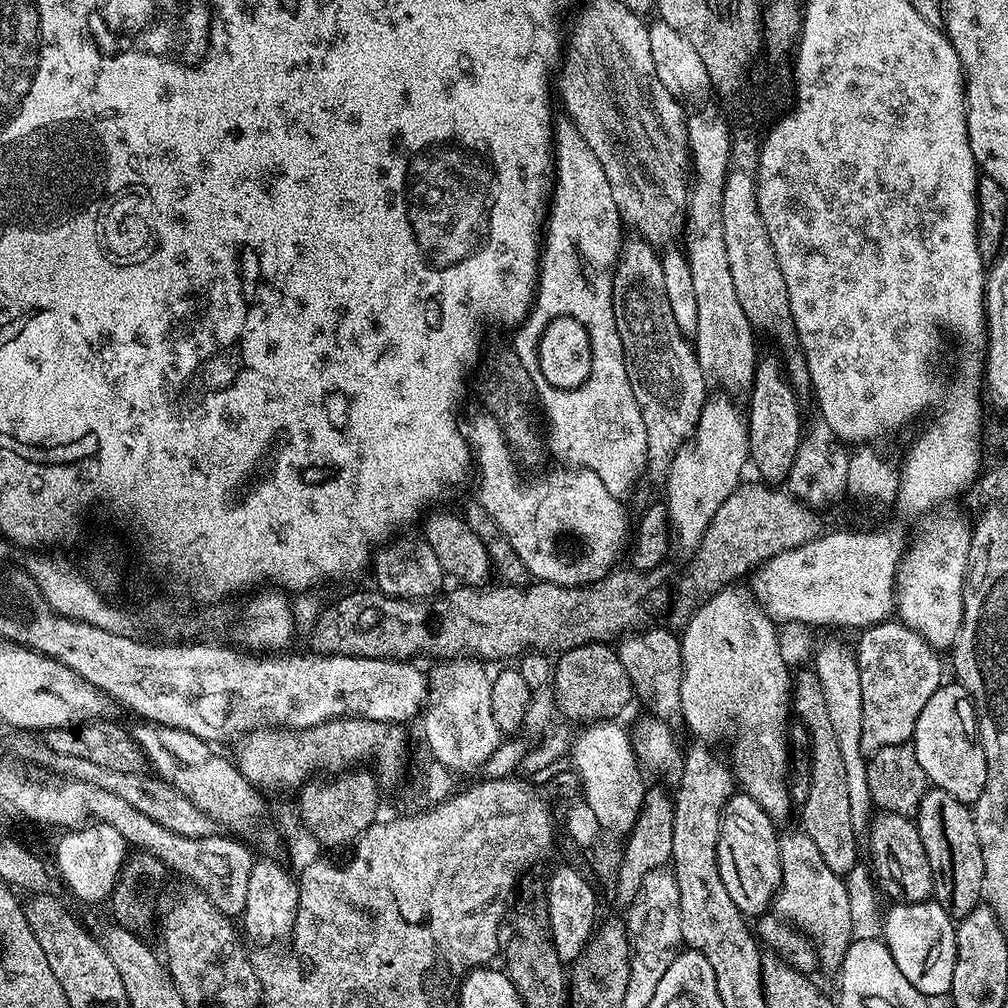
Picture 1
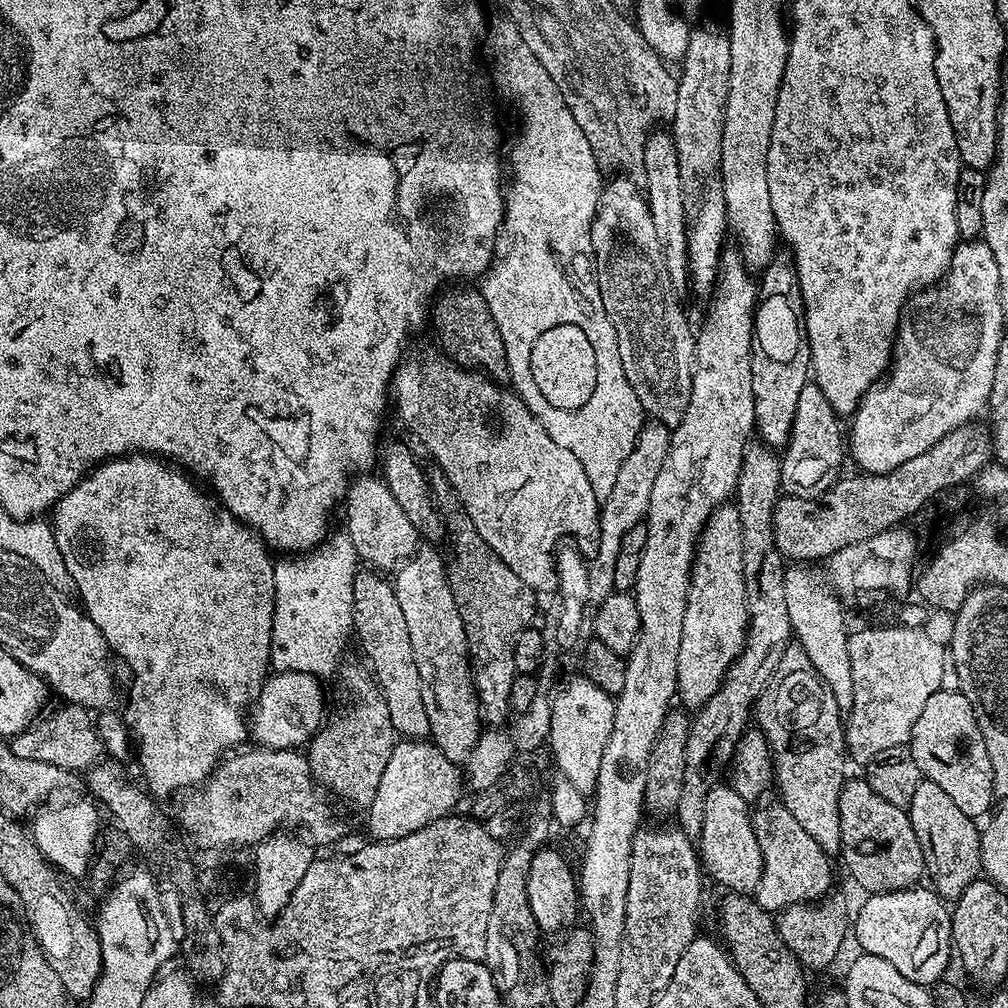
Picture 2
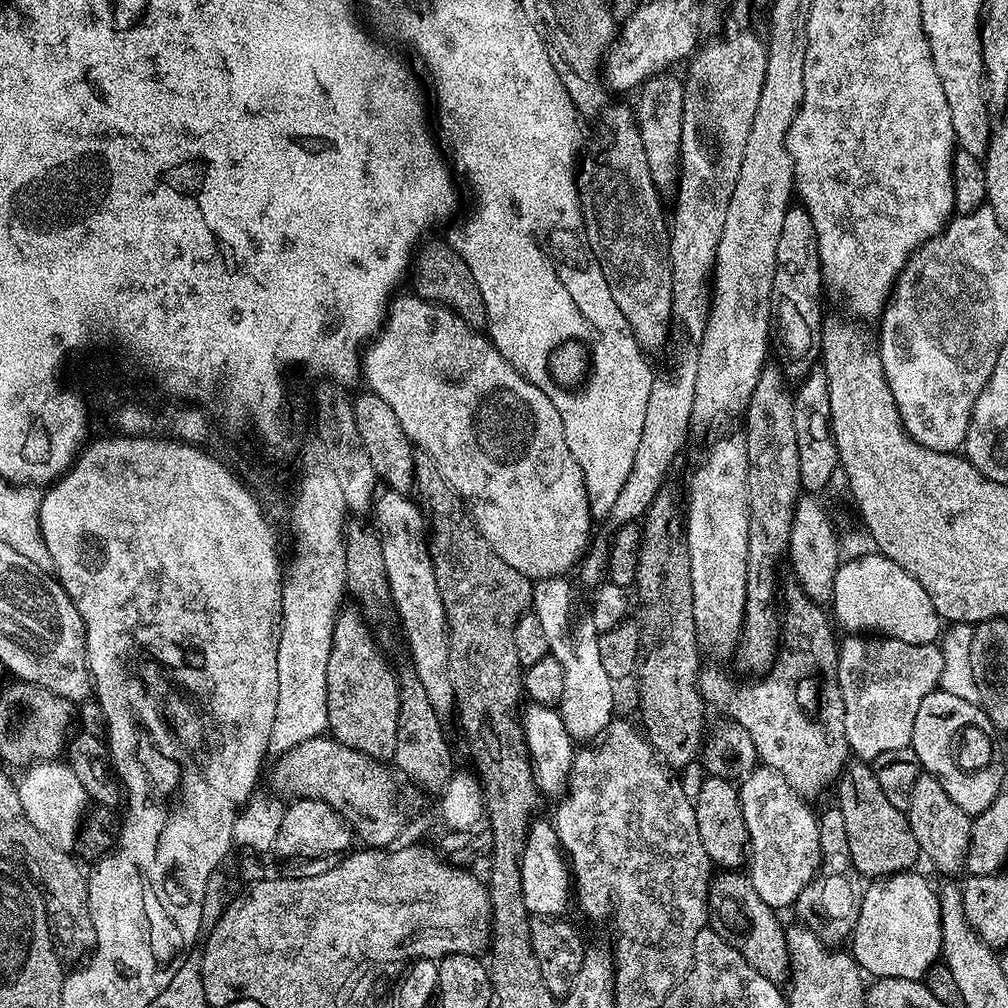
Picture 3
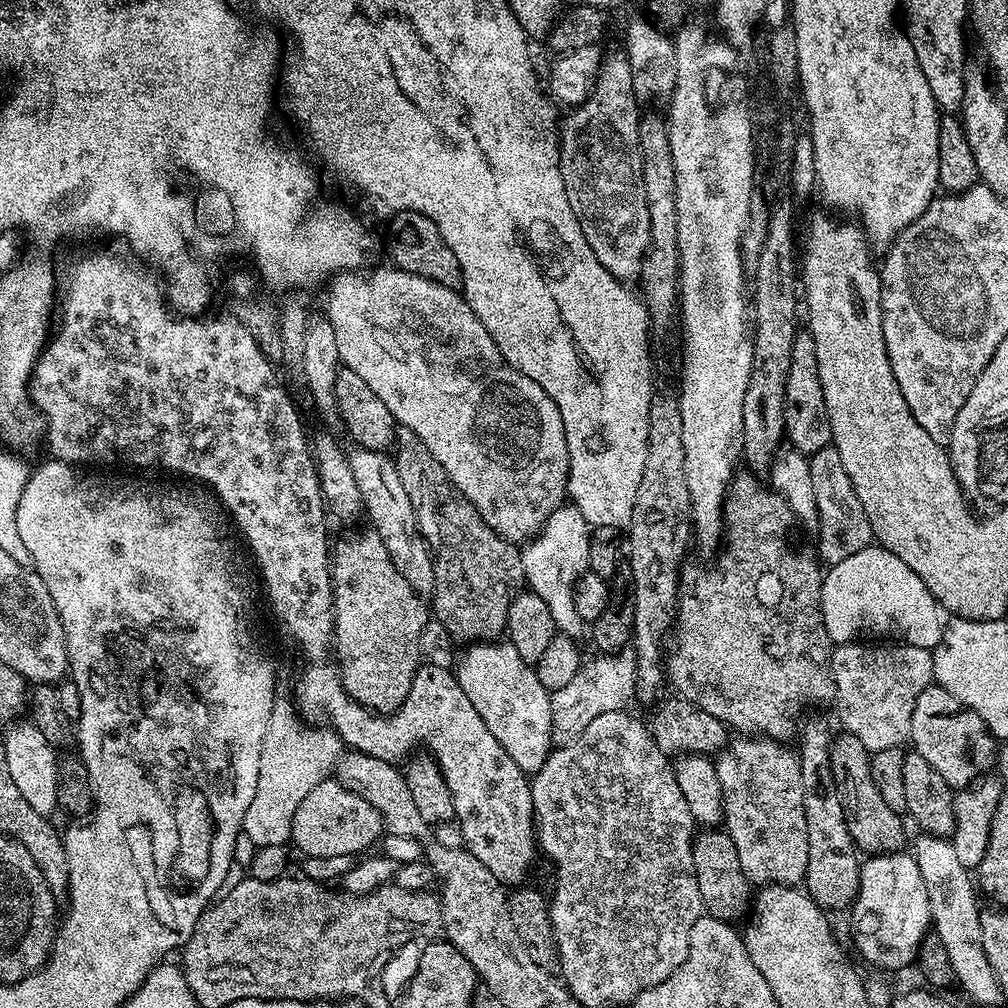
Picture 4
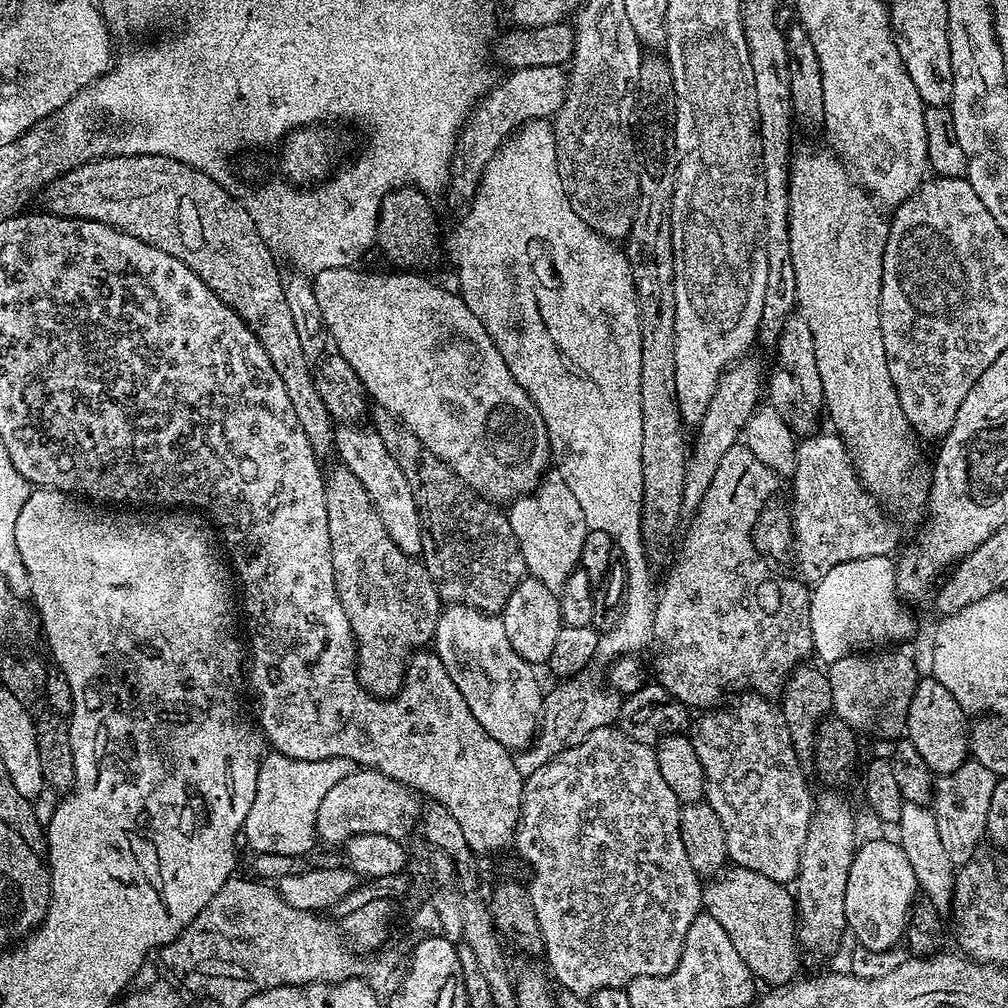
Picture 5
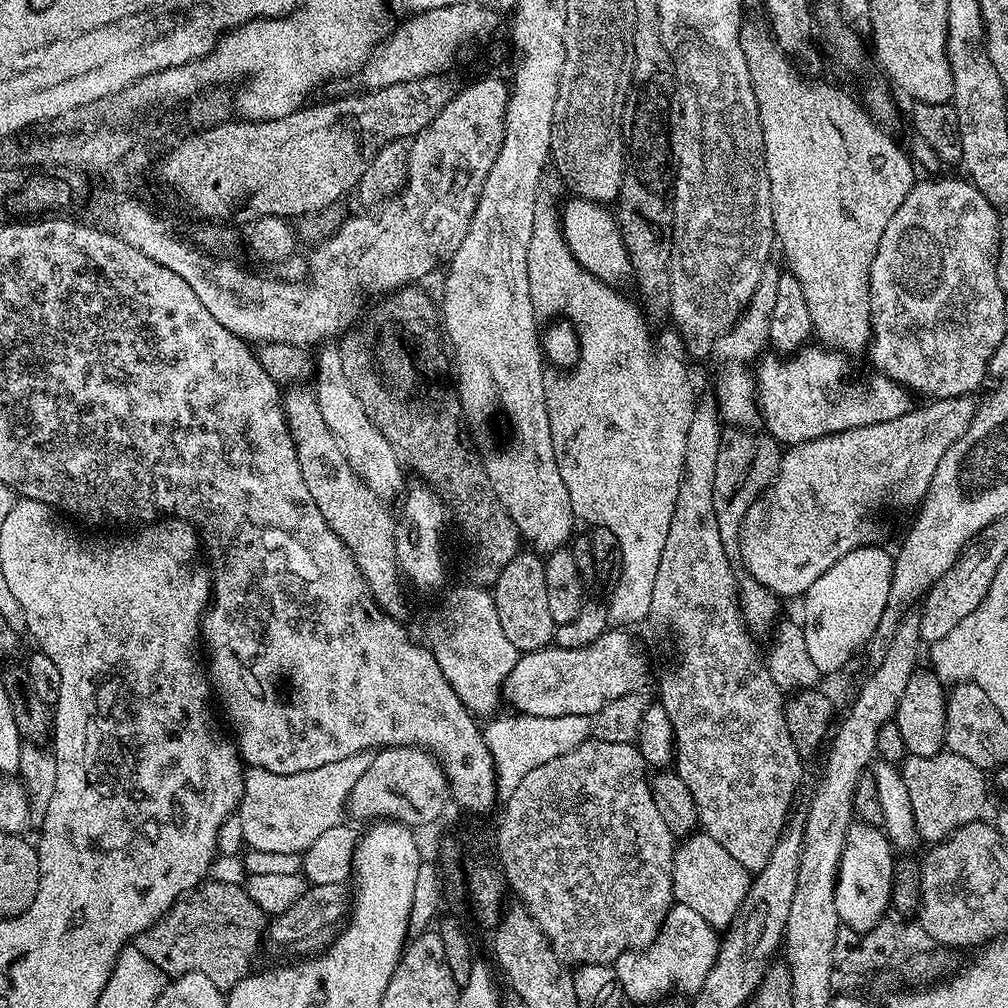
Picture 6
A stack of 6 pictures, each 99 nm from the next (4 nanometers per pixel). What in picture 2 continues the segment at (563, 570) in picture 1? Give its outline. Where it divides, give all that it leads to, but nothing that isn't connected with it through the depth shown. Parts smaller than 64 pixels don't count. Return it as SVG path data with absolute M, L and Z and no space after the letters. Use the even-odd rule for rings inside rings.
M436 350L435 352L424 352L421 356L410 356L401 359L400 365L392 374L390 396L394 401L394 408L396 404L397 414L408 423L409 430L424 443L425 450L436 459L435 467L443 472L444 477L452 483L452 491L455 492L460 507L468 515L470 522L474 522L474 530L478 530L482 542L486 542L486 546L490 546L490 550L494 550L494 554L498 554L498 558L502 558L502 562L506 562L506 566L510 566L510 570L514 570L514 574L518 574L518 578L522 578L522 582L526 582L526 586L530 586L533 592L537 594L555 593L559 586L559 576L553 560L556 540L560 536L595 537L600 527L601 501L596 499L594 486L590 486L590 478L586 478L586 470L582 470L582 462L578 462L578 458L574 458L574 454L570 454L570 450L558 446L558 442L554 442L554 438L550 438L550 434L546 434L542 422L538 422L538 418L529 410L523 398L516 395L511 387L489 378L480 370L460 367Z

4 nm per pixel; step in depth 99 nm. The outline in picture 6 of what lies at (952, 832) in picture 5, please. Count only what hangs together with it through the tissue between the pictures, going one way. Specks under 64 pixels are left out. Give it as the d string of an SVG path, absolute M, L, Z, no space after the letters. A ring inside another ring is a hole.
M941 750L937 756L908 756L902 764L902 775L906 791L910 794L910 810L914 810L916 834L921 841L928 840L929 845L939 844L954 830L984 816L984 803L988 800L988 784L984 781L986 772L985 769L974 766L974 762L953 752Z

